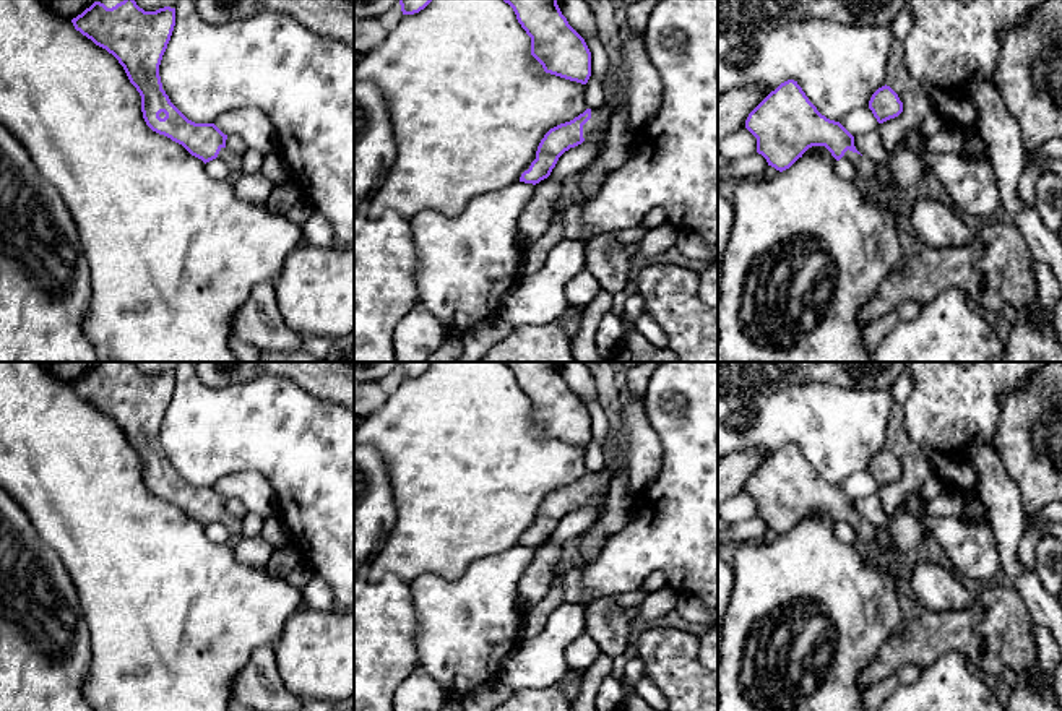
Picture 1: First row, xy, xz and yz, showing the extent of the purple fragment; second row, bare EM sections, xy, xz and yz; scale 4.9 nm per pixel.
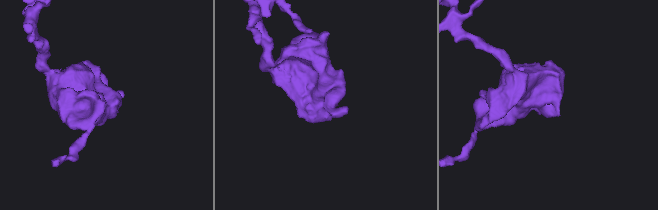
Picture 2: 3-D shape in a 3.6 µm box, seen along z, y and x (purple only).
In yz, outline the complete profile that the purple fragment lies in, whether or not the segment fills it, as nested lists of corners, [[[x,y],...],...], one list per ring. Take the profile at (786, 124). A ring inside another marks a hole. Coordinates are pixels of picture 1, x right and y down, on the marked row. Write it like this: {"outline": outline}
{"outline": [[[794,80],[781,83],[747,117],[745,128],[757,138],[757,153],[783,172],[812,146],[825,146],[857,170],[857,182],[875,185],[877,166],[854,146],[854,136],[822,115]]]}

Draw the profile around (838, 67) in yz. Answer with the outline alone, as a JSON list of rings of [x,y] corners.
[[[818,18],[768,31],[718,32],[718,96],[744,86],[763,86],[771,93],[794,80],[822,115],[840,122],[849,112],[869,107],[872,94],[885,86],[893,42],[890,24],[840,24]]]

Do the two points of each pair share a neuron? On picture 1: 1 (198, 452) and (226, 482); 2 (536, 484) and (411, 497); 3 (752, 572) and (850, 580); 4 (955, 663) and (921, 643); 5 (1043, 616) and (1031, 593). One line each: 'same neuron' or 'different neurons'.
1: different neurons
2: same neuron
3: same neuron
4: different neurons
5: same neuron

